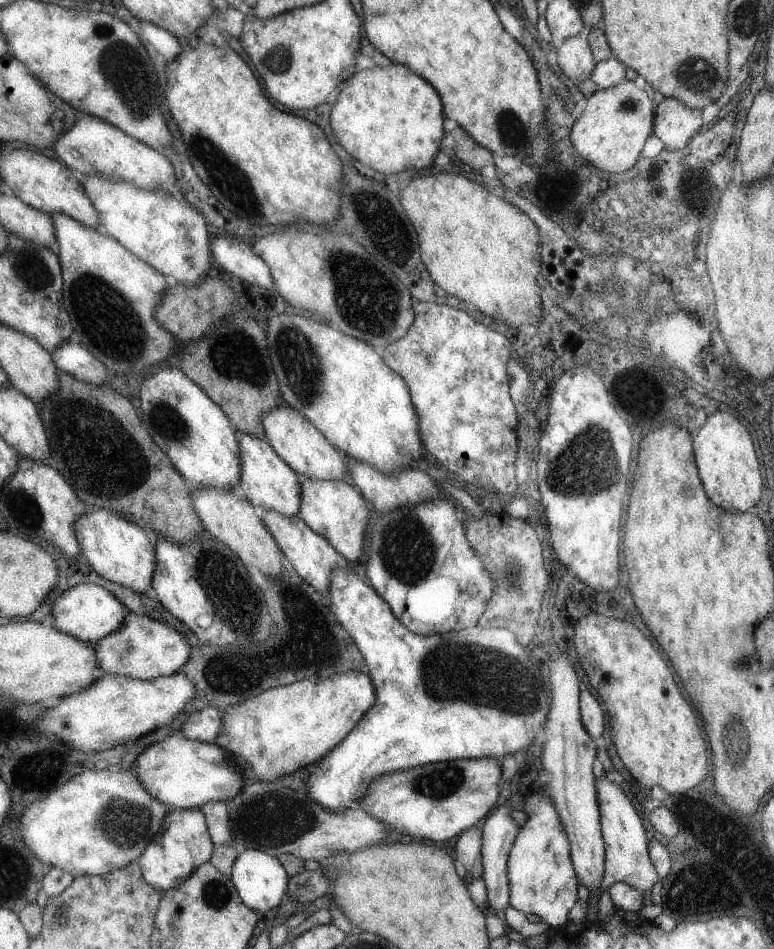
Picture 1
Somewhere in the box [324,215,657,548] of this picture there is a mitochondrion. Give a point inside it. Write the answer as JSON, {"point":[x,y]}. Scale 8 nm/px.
{"point":[371,306]}

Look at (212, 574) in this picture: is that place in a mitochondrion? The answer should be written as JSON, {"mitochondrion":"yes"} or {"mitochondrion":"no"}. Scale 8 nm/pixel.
{"mitochondrion":"yes"}

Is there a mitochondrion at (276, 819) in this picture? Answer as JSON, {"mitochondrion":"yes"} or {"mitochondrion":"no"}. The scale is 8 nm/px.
{"mitochondrion":"yes"}

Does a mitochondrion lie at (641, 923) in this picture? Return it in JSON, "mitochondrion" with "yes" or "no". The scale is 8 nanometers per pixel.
{"mitochondrion":"no"}

